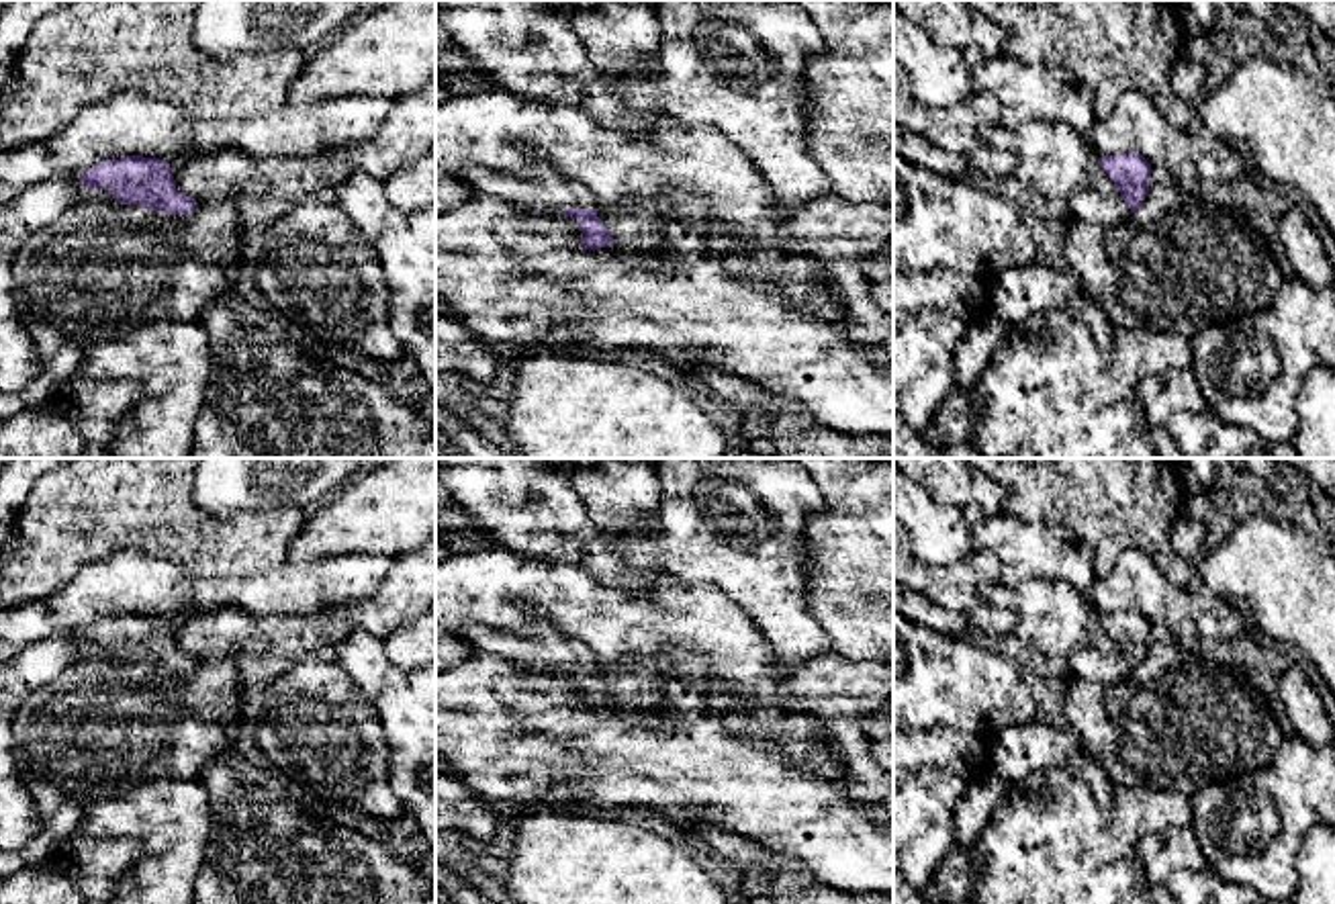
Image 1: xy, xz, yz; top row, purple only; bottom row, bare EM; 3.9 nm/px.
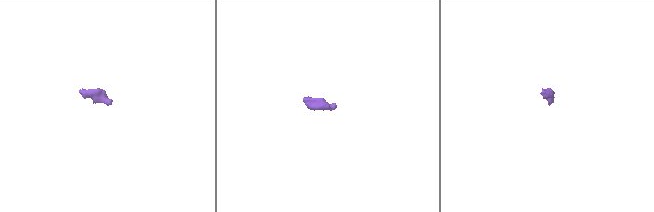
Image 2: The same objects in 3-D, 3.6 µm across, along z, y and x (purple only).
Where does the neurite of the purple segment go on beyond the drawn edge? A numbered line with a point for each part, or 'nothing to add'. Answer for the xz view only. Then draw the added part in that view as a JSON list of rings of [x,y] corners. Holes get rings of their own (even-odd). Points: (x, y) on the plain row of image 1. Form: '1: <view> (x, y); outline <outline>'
1: xz (544, 649); outline [[[542,620],[532,622],[530,634],[491,630],[466,624],[462,638],[476,650],[493,654],[527,671],[556,671],[564,667],[595,667],[593,650]]]

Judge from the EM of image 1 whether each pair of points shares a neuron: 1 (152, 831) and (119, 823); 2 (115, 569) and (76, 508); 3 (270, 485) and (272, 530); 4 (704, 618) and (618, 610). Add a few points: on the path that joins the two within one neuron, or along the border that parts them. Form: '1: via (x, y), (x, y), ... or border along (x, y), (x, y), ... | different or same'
1: via (144, 823), (127, 823) | same
2: border along (127, 549), (88, 563), (66, 583) | different
3: border along (303, 510), (238, 510), (225, 520) | different
4: via (683, 618), (638, 618) | same

